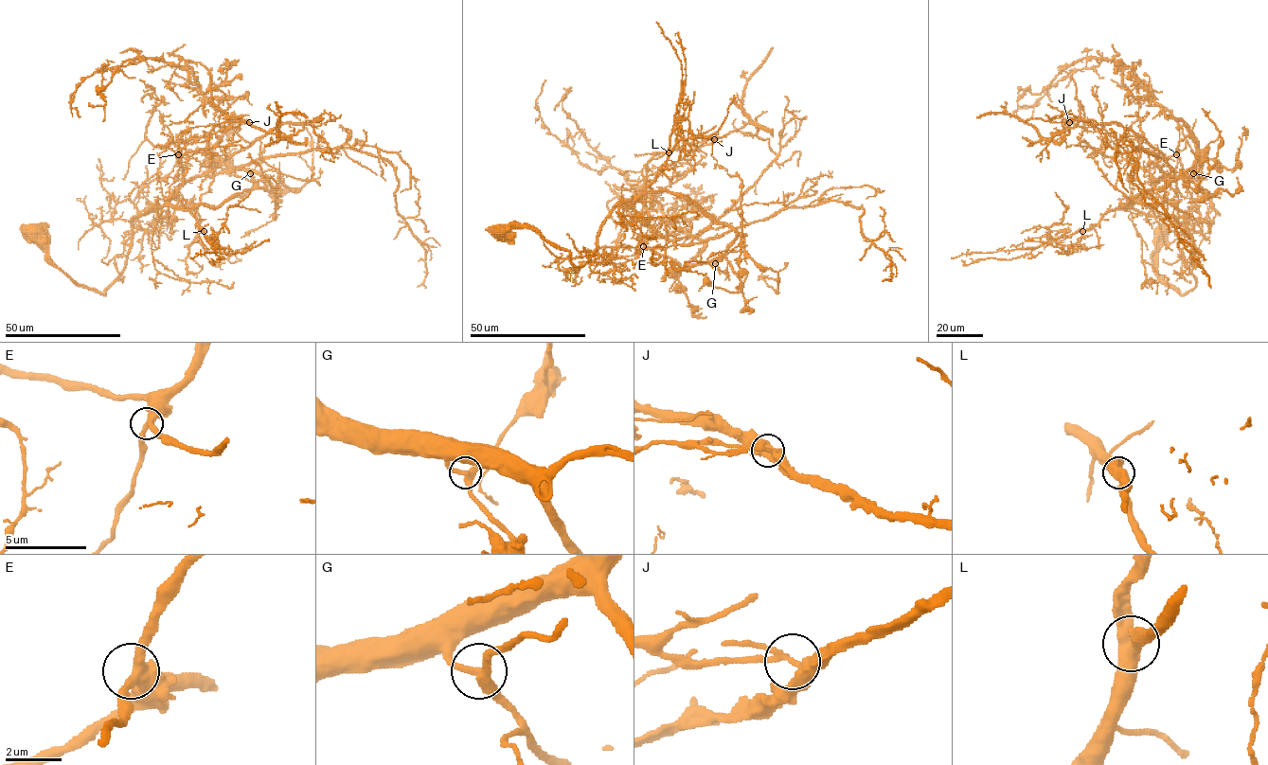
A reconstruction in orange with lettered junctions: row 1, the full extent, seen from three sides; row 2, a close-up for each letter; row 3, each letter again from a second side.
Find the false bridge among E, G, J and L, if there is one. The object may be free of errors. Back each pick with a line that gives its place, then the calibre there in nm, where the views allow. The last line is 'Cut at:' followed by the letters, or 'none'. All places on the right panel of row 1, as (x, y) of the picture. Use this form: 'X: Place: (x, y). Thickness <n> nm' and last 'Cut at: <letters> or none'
J: Place: (1069, 122). Thickness 320 nm
Cut at: J

